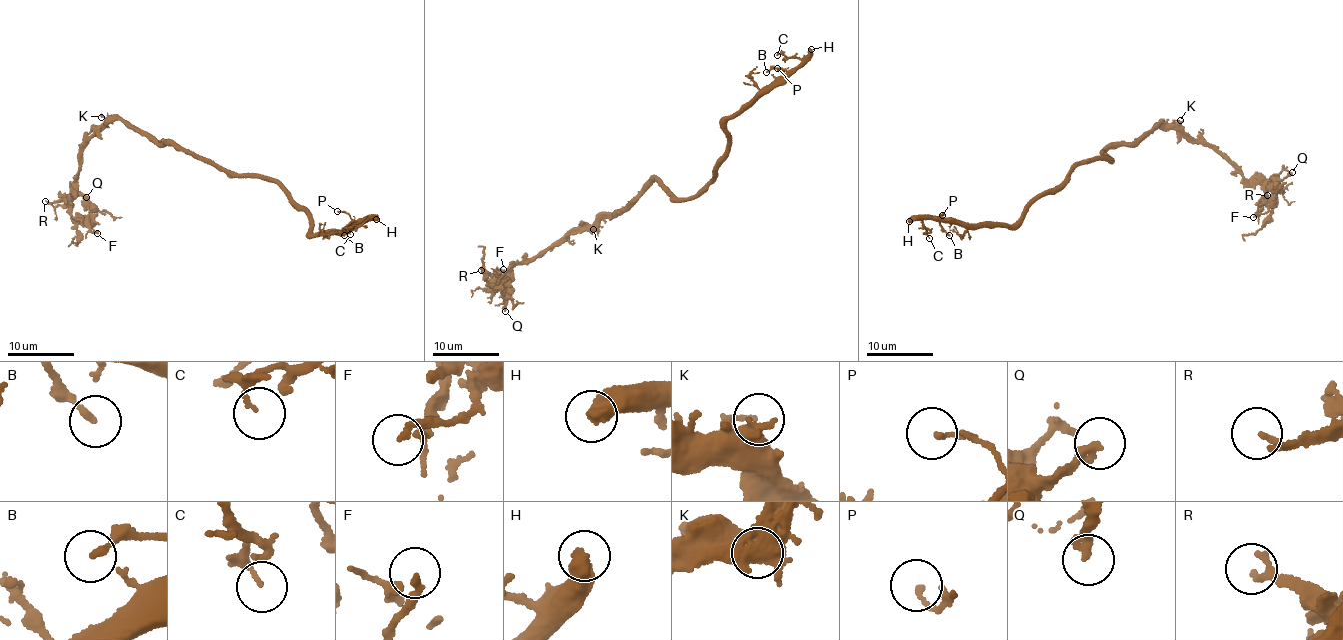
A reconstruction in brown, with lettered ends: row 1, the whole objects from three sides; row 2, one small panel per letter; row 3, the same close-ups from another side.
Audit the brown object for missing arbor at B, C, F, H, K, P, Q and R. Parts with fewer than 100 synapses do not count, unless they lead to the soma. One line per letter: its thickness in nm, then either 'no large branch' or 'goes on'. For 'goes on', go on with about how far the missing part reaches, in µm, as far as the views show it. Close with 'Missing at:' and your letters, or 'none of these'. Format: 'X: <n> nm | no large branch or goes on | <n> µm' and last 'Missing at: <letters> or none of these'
B: 190 nm | no large branch
C: 80 nm | no large branch
F: 140 nm | no large branch
H: 550 nm | goes on | 30 µm
K: 160 nm | no large branch
P: 130 nm | no large branch
Q: 260 nm | no large branch
R: 120 nm | no large branch
Missing at: H

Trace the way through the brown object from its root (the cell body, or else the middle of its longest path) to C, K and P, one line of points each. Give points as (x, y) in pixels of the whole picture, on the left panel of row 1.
C: (203, 162), (238, 176), (272, 178), (305, 210), (313, 234), (341, 233), (368, 218), (350, 234)
K: (203, 162), (183, 148), (151, 141), (120, 120), (101, 117)
P: (203, 162), (212, 160), (238, 176), (272, 178), (305, 210), (313, 234), (341, 233), (356, 223), (337, 211)

